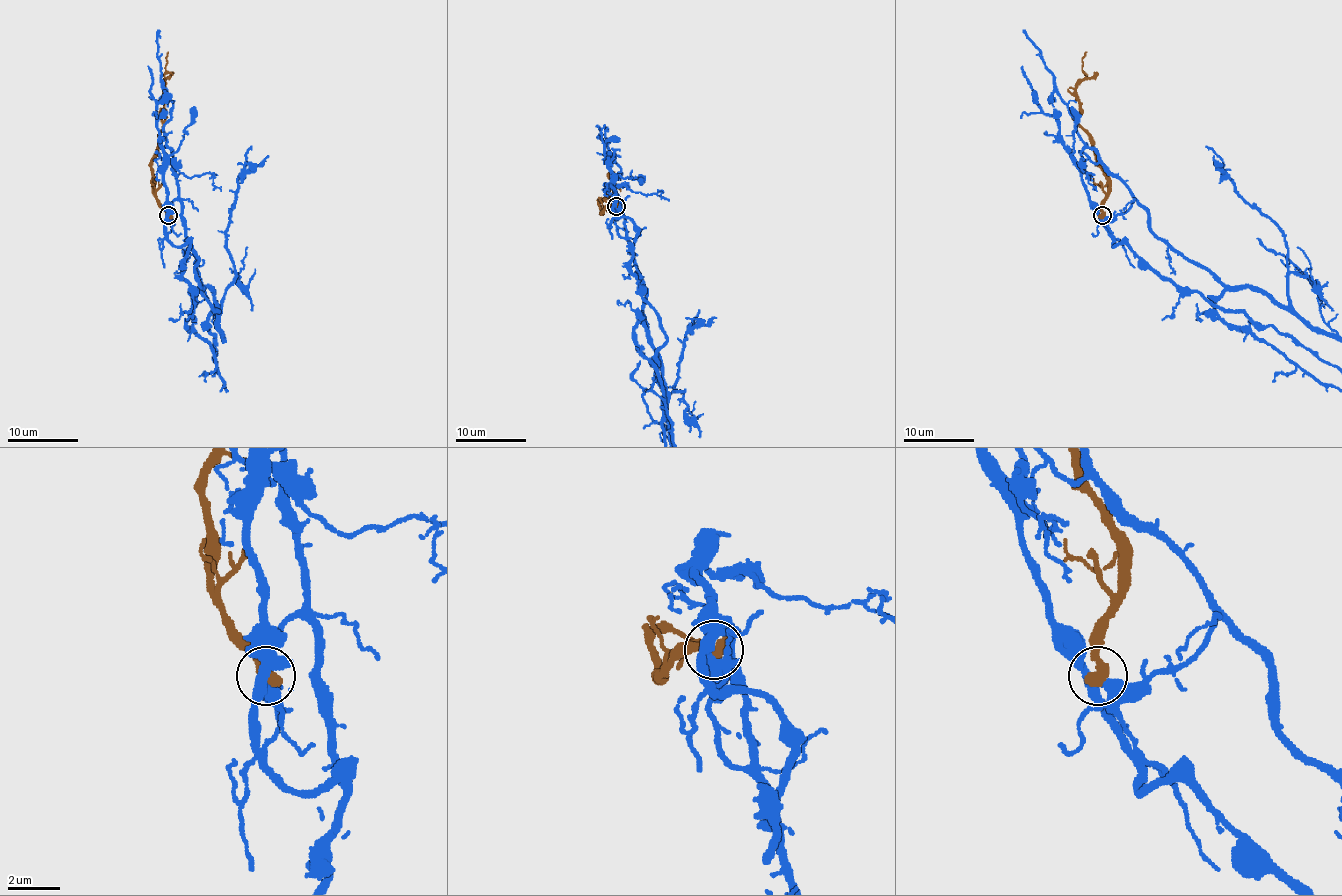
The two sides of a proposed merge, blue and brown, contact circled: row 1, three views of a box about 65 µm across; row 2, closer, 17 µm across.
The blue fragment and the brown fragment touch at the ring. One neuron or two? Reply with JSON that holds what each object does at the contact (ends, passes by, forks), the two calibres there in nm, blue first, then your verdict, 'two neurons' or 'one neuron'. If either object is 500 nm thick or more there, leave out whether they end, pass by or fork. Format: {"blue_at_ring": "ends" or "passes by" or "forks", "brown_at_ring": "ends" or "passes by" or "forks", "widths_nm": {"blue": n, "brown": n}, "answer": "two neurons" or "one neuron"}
{"widths_nm": {"blue": 300, "brown": 500}, "answer": "two neurons"}

